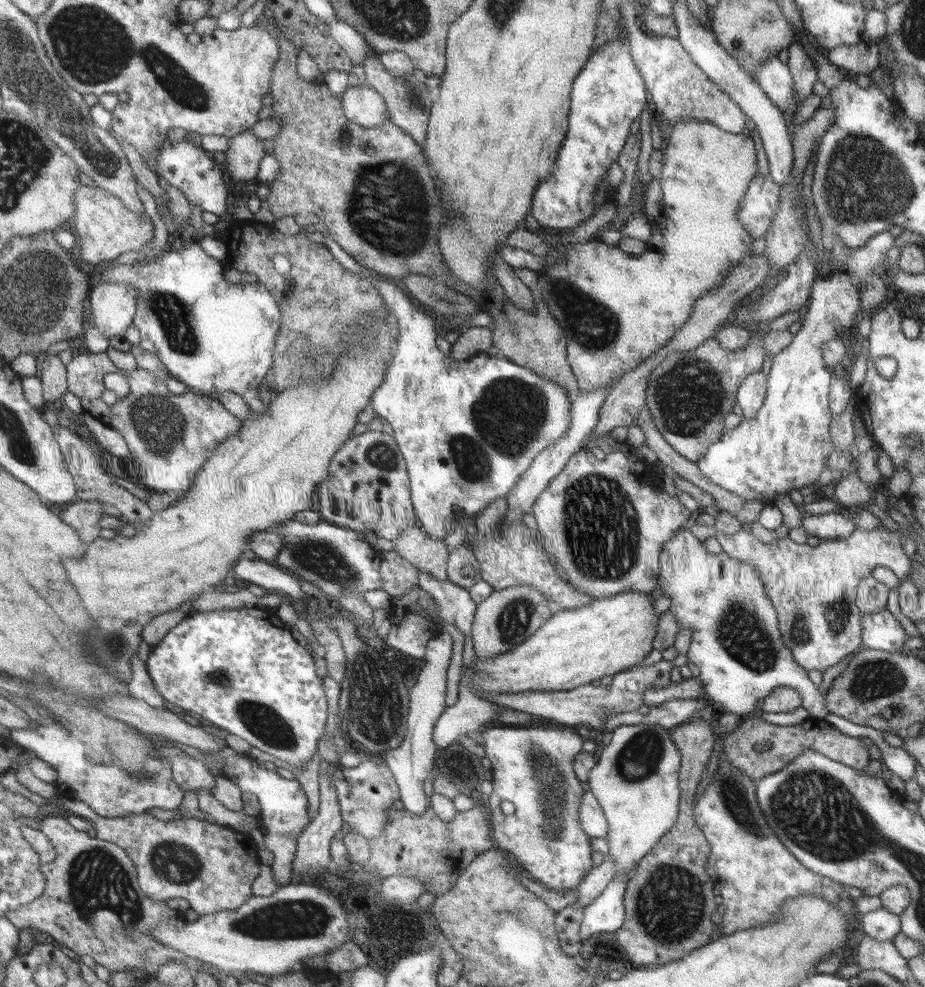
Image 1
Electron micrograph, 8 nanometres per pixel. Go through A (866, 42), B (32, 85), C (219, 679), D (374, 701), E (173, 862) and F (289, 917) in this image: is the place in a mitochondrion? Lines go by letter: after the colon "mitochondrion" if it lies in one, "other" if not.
A: other
B: mitochondrion
C: mitochondrion
D: mitochondrion
E: mitochondrion
F: mitochondrion

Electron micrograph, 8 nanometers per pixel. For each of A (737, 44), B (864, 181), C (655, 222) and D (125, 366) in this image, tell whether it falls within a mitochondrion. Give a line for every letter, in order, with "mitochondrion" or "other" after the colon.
A: mitochondrion
B: mitochondrion
C: other
D: other

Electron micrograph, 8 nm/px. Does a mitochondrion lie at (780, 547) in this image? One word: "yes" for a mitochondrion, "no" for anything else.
no

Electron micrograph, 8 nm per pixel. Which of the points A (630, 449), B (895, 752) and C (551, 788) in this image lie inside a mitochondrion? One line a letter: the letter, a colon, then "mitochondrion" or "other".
A: other
B: other
C: mitochondrion

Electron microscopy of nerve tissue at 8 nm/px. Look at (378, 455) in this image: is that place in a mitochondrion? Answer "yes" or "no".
yes

